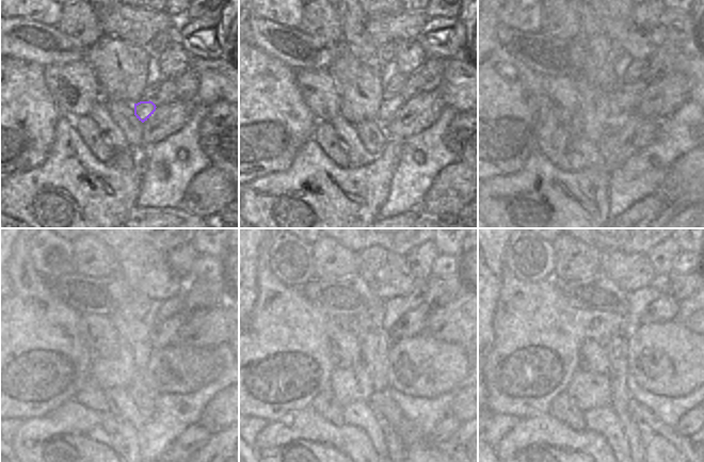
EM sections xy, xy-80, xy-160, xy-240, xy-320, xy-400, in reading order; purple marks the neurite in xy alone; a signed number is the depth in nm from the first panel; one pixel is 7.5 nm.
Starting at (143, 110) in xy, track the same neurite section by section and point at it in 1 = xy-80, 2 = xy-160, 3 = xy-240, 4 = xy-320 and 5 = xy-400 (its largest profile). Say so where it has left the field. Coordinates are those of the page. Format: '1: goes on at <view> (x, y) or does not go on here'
1: goes on at xy-80 (388, 108)
2: goes on at xy-160 (628, 97)
3: goes on at xy-240 (164, 332)
4: goes on at xy-320 (411, 323)
5: goes on at xy-400 (665, 308)

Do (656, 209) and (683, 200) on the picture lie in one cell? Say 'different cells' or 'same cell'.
different cells

